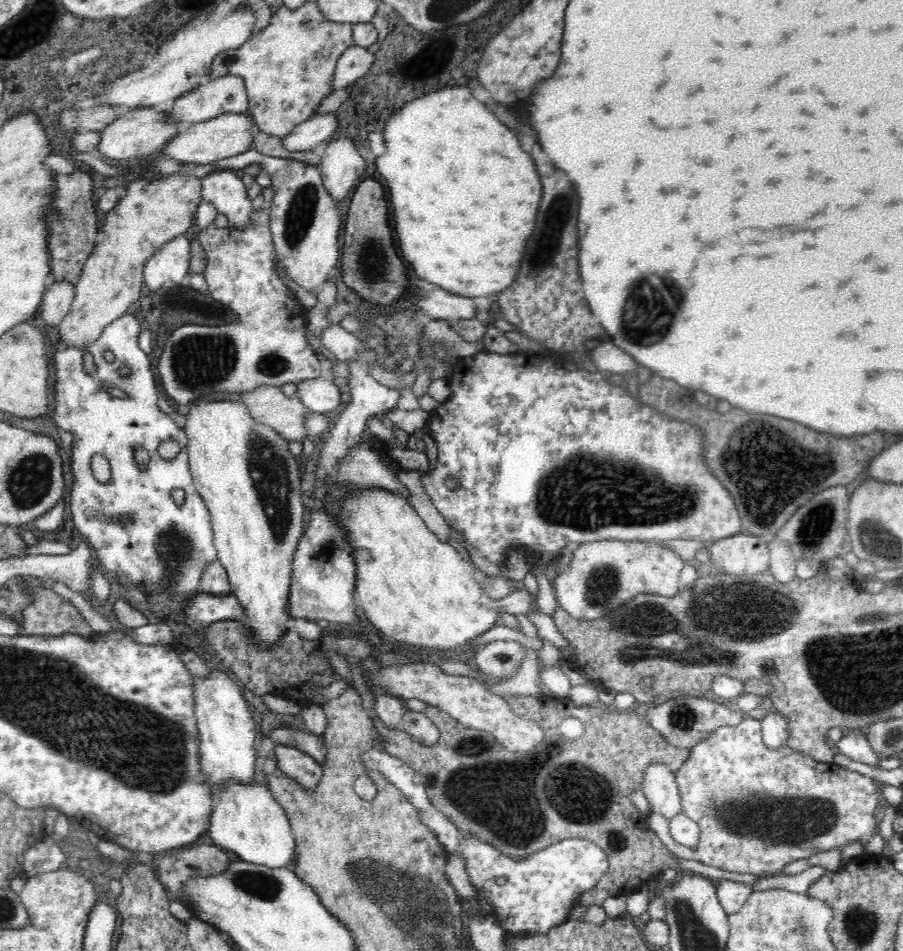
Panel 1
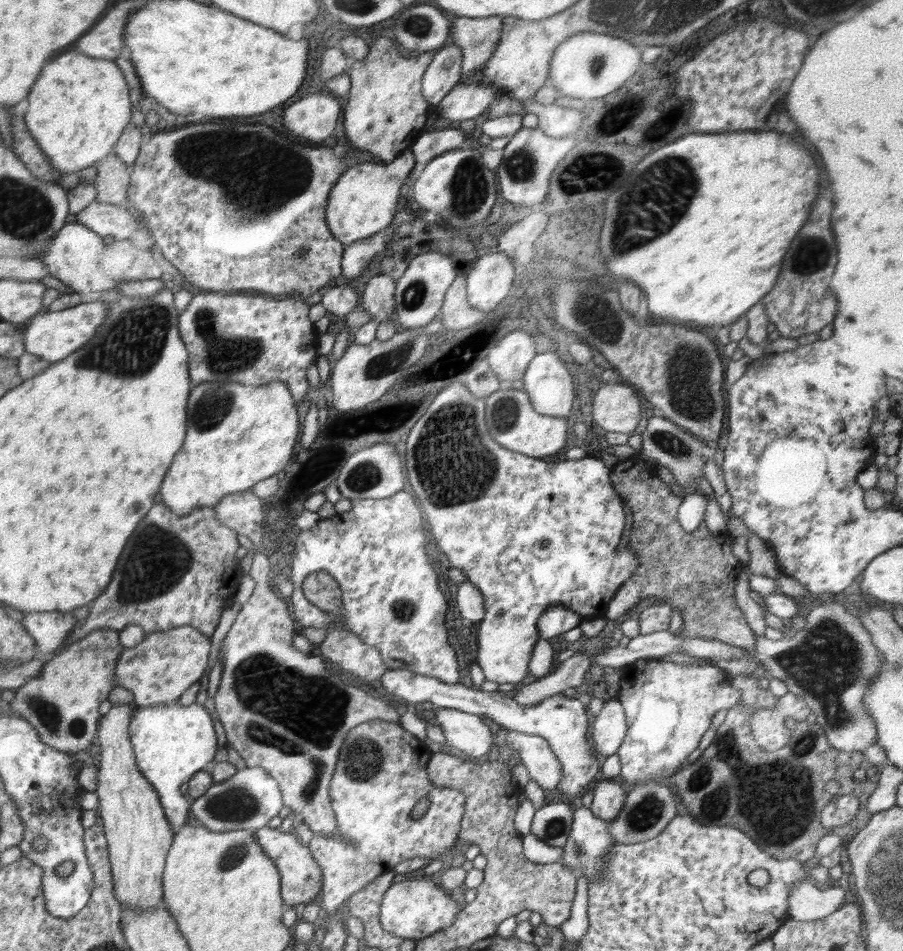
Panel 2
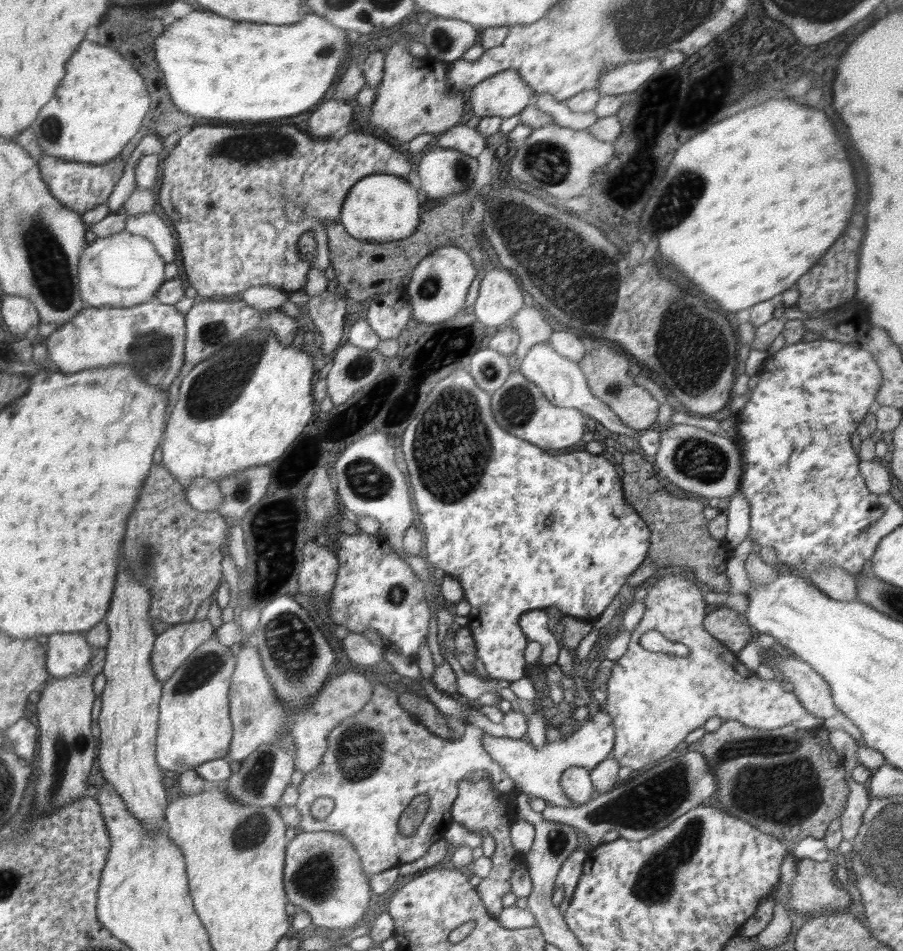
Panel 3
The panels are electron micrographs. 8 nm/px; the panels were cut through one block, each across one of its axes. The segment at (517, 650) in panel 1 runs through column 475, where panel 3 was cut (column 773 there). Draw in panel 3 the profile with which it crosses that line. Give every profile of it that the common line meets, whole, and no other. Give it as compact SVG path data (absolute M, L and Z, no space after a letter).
M771 654L772 662L779 667L784 678L792 682L792 691L802 706L816 718L830 718L842 714L832 700L832 690L821 674L818 674L810 664L800 658L787 658L781 654Z

